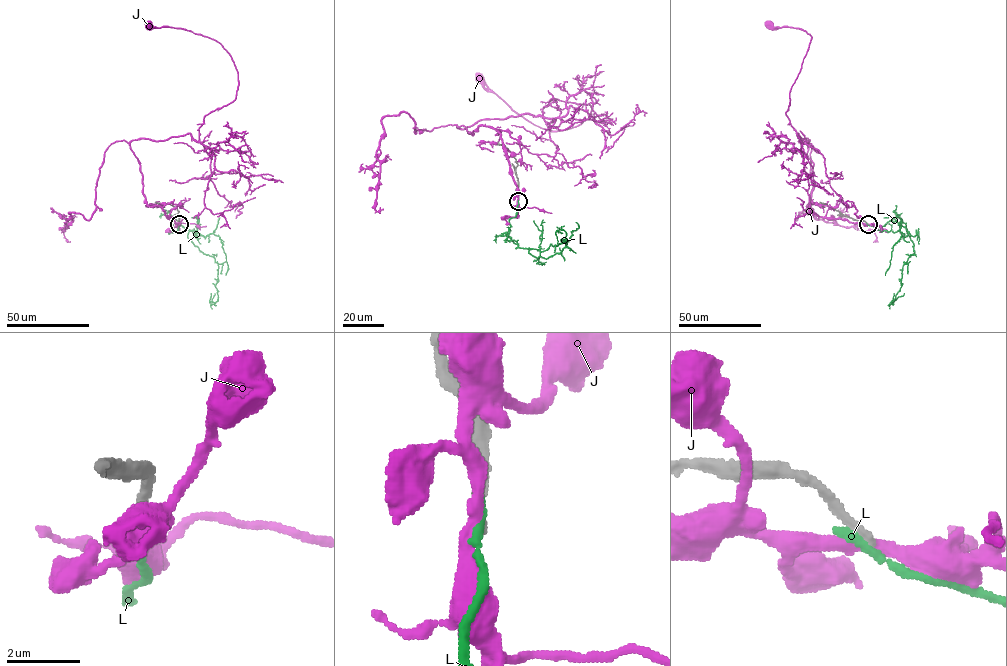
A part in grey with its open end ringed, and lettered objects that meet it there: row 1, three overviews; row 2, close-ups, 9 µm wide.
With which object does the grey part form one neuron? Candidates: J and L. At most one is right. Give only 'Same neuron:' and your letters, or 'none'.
Same neuron: none

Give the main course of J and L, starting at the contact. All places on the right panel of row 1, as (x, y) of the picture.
J: (867, 223), (807, 206), (809, 140), (798, 133), (800, 141), (785, 112), (811, 36), (769, 25)
L: (867, 223), (894, 232), (901, 223), (905, 224), (914, 251), (903, 266), (901, 288), (890, 302), (904, 293)

